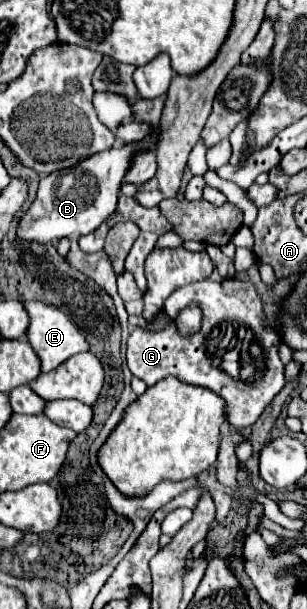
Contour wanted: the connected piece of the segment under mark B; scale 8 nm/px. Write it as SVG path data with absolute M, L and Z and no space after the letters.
M157 130L149 138L137 144L93 154L91 158L73 166L71 170L59 170L43 176L37 190L37 198L23 218L23 230L17 228L19 238L37 240L45 244L45 242L57 242L71 234L81 236L93 232L101 222L105 222L115 212L119 188L123 184L123 176L129 170L131 158L135 156L137 150L143 148L147 150L155 138L157 138Z

